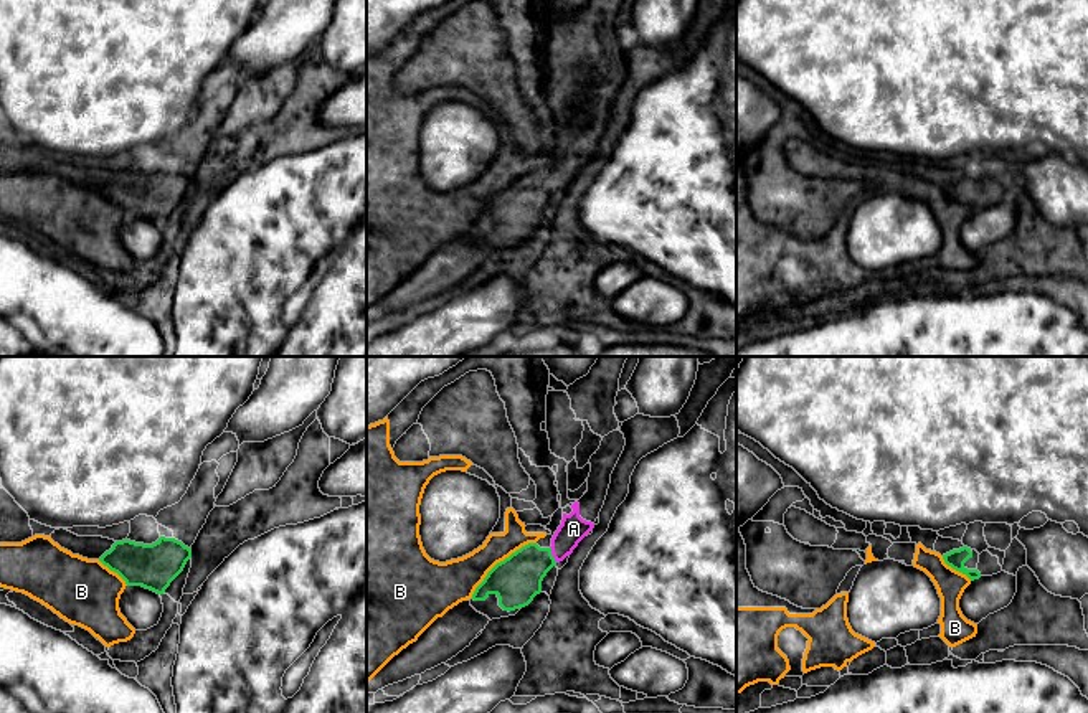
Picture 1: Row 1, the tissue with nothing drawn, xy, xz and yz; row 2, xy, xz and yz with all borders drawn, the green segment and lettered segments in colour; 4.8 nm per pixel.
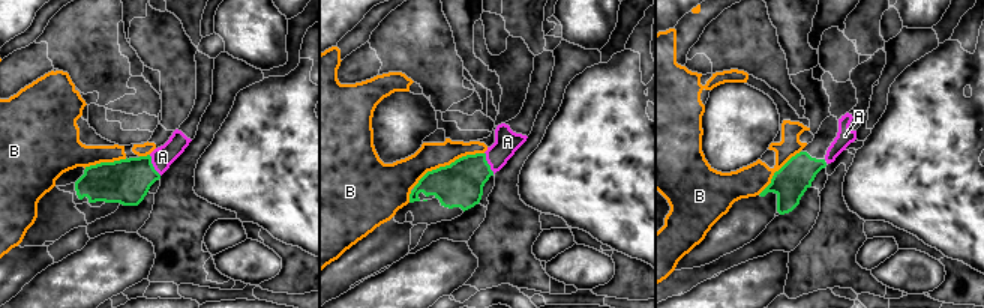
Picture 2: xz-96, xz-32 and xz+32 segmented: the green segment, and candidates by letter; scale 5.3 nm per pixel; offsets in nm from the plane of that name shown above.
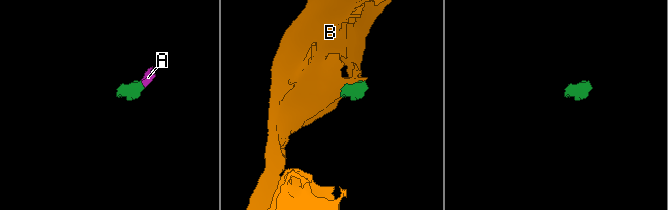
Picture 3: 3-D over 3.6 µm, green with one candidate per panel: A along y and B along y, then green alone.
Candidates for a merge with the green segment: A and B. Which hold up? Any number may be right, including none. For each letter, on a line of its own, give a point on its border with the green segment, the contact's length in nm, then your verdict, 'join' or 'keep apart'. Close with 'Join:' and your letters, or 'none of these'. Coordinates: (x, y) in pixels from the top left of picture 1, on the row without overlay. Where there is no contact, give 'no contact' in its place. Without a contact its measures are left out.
A: meets green in xz at (552, 185); contact 90 nm long; join
B: meets green in xz at (501, 192); contact 420 nm long; keep apart
Join: A

